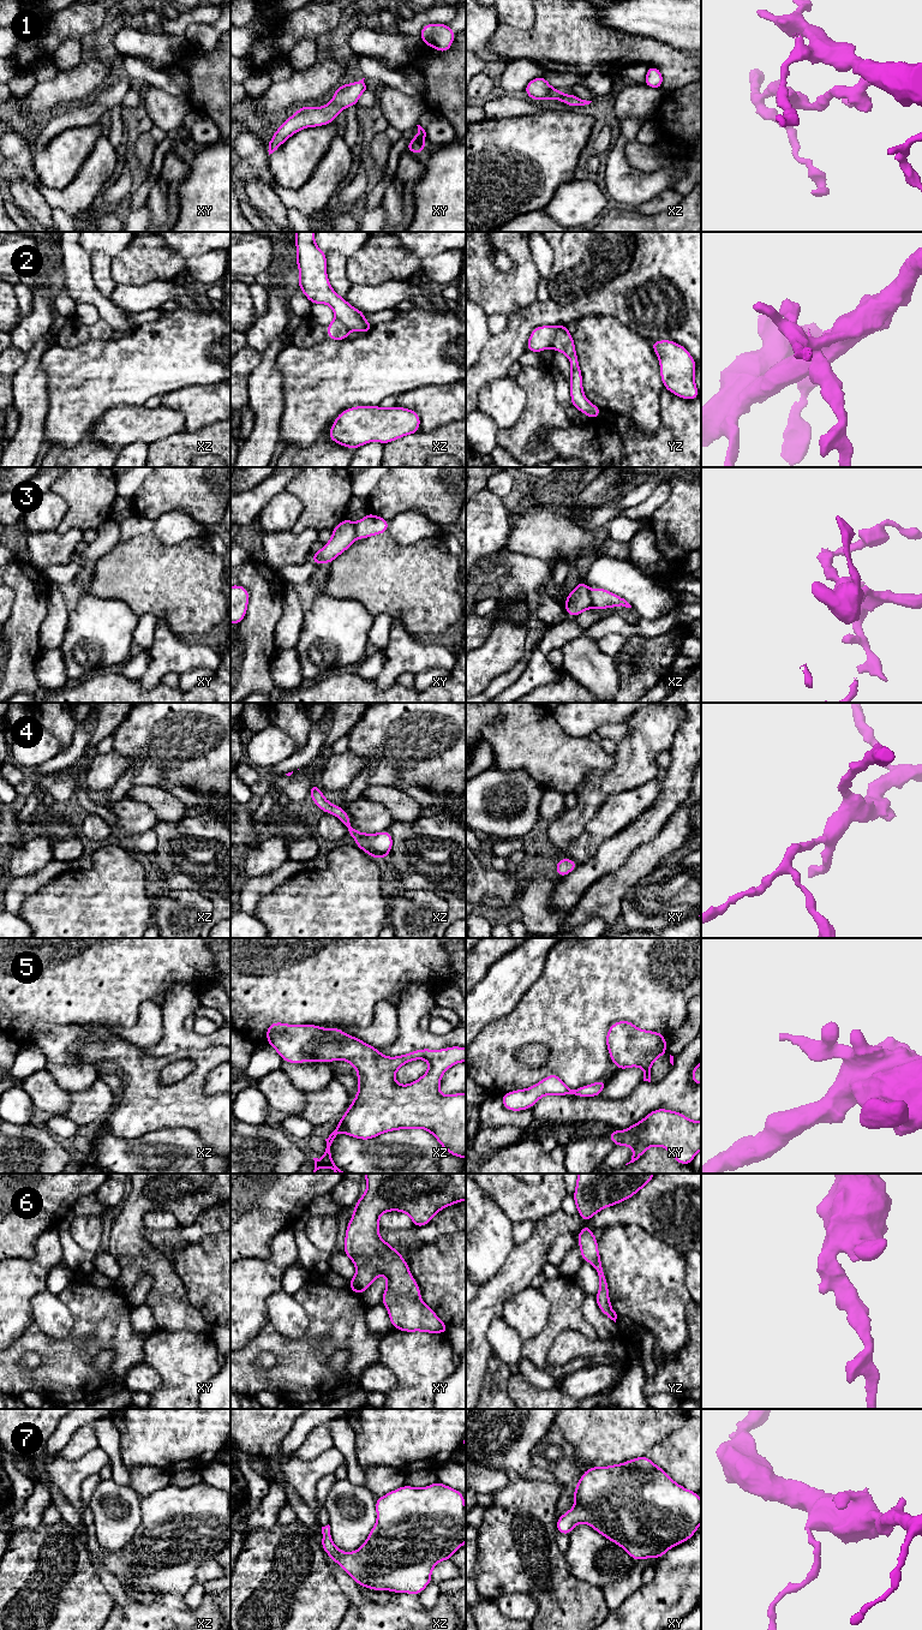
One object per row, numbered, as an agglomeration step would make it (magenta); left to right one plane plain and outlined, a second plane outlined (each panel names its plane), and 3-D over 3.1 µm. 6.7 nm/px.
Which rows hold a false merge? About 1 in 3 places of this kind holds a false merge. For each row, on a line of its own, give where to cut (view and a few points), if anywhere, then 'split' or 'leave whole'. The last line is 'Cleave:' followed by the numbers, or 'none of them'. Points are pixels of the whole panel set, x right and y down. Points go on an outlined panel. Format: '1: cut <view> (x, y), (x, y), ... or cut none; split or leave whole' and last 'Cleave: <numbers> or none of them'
1: cut none; leave whole
2: cut yz (555, 326), (555, 341), (551, 346); split
3: cut xz (590, 593), (592, 607); split
4: cut none; leave whole
5: cut none; leave whole
6: cut none; leave whole
7: cut none; leave whole
Cleave: 2, 3

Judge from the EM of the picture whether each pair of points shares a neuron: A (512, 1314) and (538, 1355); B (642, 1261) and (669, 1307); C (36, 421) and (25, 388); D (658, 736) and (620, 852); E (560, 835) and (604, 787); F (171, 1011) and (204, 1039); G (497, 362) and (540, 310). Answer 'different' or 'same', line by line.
A: different
B: same
C: same
D: different
E: same
F: same
G: same

